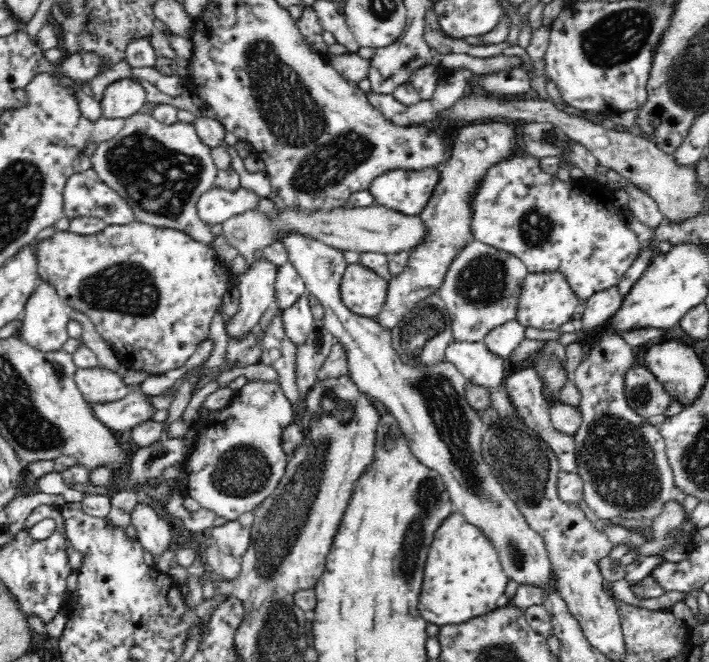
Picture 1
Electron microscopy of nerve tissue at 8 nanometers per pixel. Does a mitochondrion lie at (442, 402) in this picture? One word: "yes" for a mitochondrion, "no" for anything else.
yes

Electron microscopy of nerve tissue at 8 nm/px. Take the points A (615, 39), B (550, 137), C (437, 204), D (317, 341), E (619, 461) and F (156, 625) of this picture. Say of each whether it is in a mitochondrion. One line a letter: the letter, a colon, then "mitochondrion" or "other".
A: mitochondrion
B: mitochondrion
C: other
D: mitochondrion
E: mitochondrion
F: other

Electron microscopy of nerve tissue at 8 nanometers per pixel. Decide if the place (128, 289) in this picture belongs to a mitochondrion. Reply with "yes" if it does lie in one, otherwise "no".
yes

